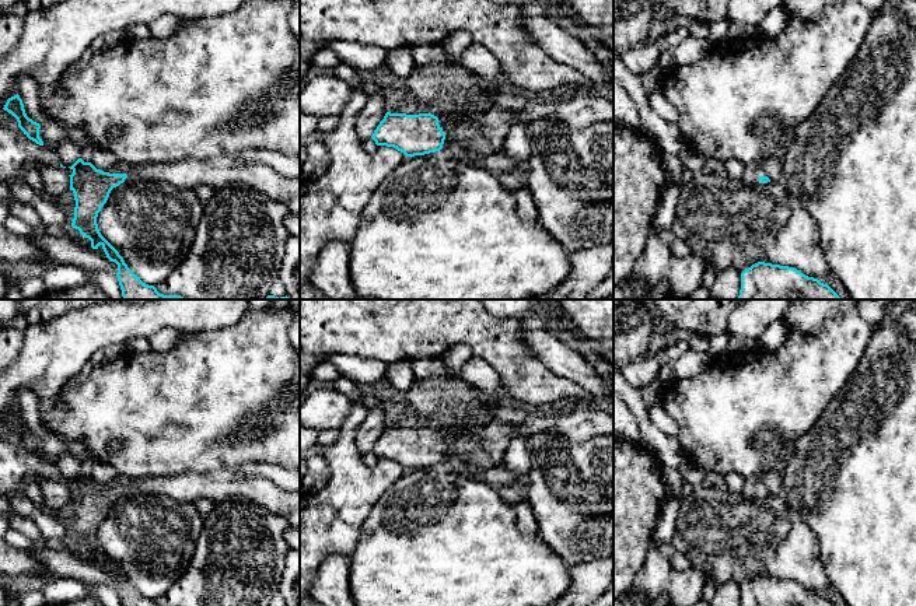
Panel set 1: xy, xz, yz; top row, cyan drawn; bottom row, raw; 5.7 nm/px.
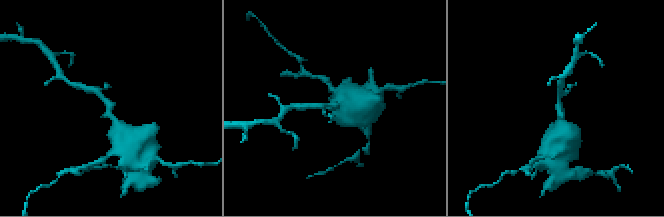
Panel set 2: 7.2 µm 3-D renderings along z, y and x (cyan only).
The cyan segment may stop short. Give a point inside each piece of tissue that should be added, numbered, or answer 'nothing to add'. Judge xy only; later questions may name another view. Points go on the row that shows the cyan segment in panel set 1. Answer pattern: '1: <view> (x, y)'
1: xy (220, 171)

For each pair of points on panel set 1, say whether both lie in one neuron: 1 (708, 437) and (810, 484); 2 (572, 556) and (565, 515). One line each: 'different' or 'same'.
1: different
2: same

